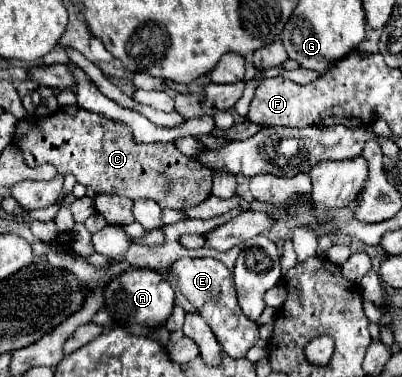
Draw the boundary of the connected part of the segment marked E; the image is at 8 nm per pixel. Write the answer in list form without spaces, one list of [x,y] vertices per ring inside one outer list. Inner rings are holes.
[[[182,257],[170,265],[168,273],[176,277],[176,285],[182,291],[182,295],[198,309],[198,313],[210,325],[210,329],[214,331],[224,353],[228,353],[234,359],[244,357],[246,351],[258,341],[258,325],[252,319],[248,319],[244,315],[244,311],[240,311],[232,271],[226,269],[226,265],[216,259]]]

